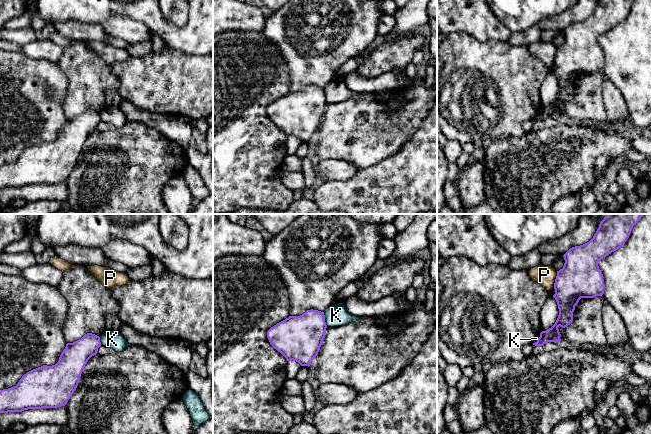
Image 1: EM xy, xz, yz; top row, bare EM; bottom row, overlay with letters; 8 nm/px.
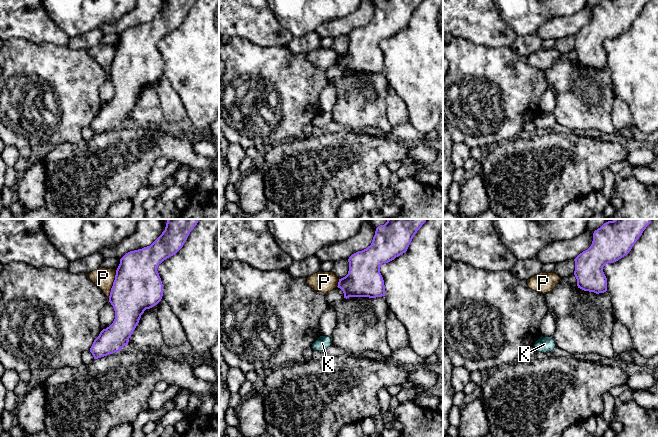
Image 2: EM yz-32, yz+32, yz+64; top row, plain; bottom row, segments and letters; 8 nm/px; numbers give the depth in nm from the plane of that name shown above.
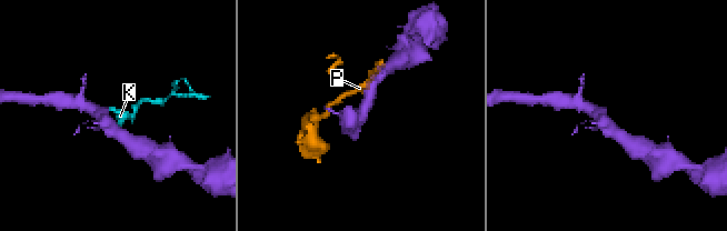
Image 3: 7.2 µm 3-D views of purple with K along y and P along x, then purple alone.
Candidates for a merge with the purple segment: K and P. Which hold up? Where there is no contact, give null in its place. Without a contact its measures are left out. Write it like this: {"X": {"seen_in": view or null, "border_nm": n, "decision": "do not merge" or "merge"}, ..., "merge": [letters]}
{"K": {"seen_in": "xz", "border_nm": 120, "decision": "do not merge"}, "P": {"seen_in": "yz", "border_nm": 130, "decision": "do not merge"}, "merge": []}

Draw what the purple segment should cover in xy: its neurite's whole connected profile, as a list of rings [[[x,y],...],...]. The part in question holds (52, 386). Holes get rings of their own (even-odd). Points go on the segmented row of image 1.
[[[92,333],[85,334],[73,343],[67,343],[55,365],[33,369],[24,374],[16,386],[0,390],[0,413],[65,406],[78,386],[85,365],[97,354],[100,346],[100,337]]]

